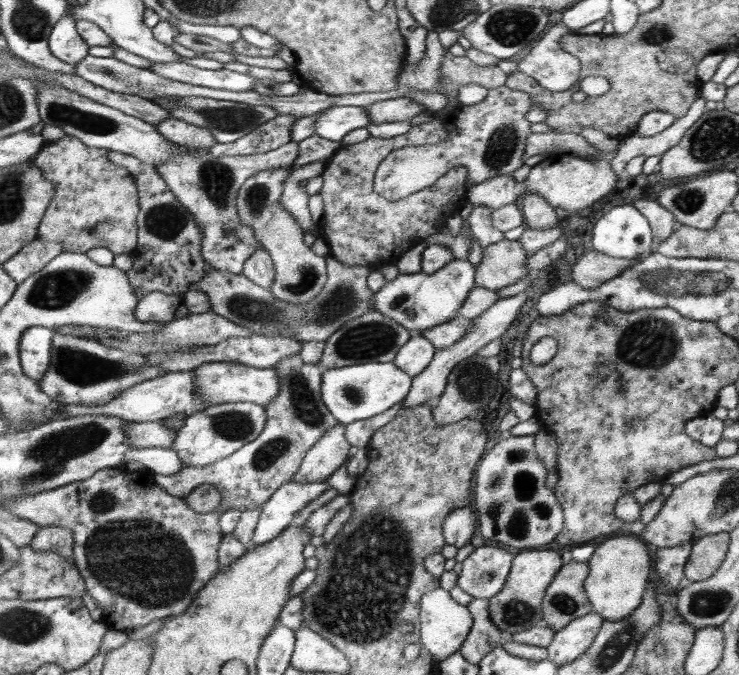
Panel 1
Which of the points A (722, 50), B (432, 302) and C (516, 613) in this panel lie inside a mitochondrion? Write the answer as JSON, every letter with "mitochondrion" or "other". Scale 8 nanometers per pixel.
{"A":"other","B":"other","C":"mitochondrion"}

